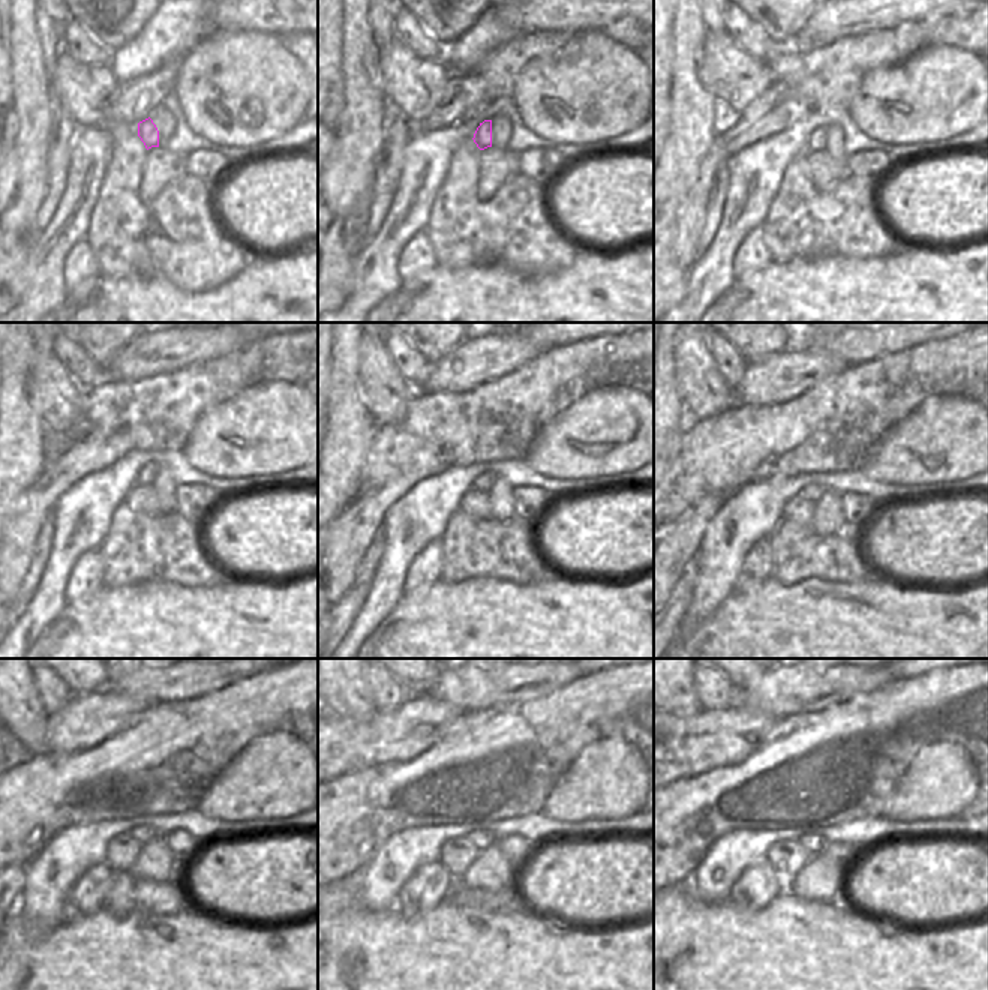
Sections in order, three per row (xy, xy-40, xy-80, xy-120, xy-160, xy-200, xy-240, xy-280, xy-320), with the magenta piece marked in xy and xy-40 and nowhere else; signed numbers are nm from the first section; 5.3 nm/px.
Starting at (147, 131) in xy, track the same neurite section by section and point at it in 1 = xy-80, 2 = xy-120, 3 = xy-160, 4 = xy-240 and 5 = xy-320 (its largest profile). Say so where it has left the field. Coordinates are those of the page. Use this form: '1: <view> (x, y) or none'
1: xy-80 (817, 140)
2: xy-120 (146, 477)
3: xy-160 (485, 482)
4: xy-240 (143, 834)
5: xy-320 (814, 845)

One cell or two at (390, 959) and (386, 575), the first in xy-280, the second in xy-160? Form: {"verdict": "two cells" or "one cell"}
{"verdict": "two cells"}

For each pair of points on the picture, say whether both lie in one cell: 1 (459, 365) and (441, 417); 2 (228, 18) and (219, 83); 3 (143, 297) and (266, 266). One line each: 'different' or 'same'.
1: different
2: different
3: same

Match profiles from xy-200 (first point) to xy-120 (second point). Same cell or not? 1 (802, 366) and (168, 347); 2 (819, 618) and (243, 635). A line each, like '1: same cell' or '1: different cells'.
1: same cell
2: same cell

